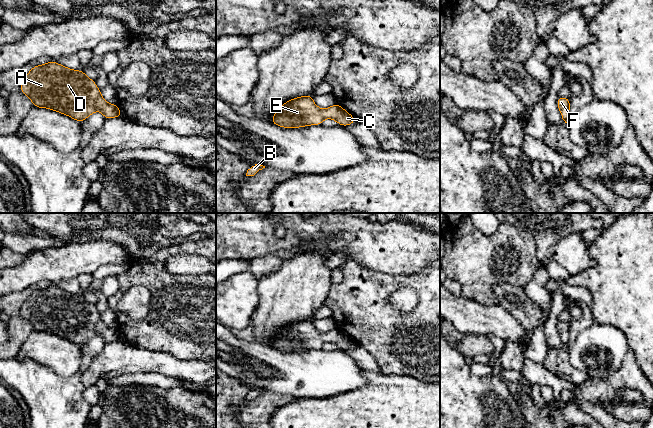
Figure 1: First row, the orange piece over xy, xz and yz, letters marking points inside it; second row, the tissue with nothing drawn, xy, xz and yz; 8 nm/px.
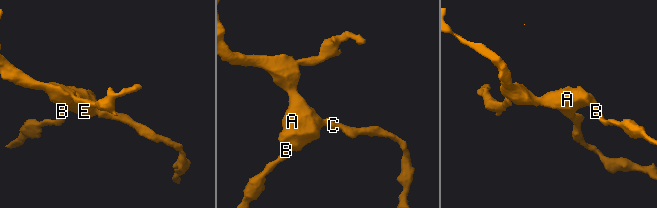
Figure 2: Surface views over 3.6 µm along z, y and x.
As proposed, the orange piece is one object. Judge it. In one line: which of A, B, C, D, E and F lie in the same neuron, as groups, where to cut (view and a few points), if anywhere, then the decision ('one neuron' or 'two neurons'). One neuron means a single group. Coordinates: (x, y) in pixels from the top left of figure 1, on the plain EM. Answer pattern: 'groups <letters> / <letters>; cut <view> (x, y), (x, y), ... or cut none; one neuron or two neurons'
groups A B C D E F; cut none; one neuron

